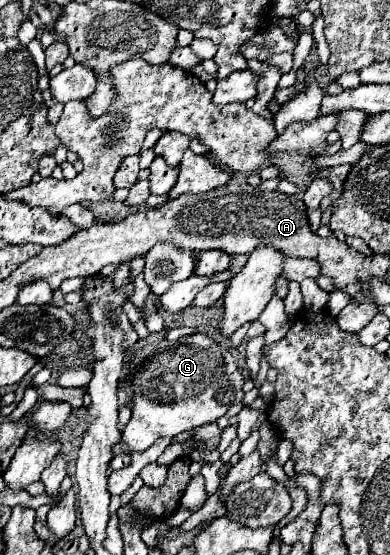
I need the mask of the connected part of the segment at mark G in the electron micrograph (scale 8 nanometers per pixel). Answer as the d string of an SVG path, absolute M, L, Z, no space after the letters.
M193 334L183 340L171 342L171 340L161 340L155 348L153 354L143 358L137 364L137 374L133 376L133 390L135 390L135 404L133 404L133 416L125 430L121 432L121 442L115 444L113 454L131 454L131 452L143 452L147 450L155 440L159 438L173 438L181 432L193 430L197 426L213 424L221 416L227 414L229 406L235 402L243 402L243 384L247 380L247 374L241 370L237 364L235 356L231 354L231 348L223 340L215 340L207 334Z

